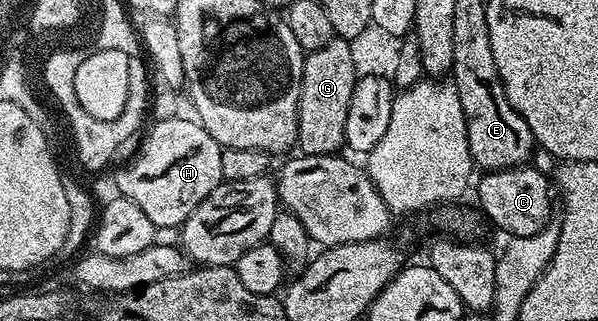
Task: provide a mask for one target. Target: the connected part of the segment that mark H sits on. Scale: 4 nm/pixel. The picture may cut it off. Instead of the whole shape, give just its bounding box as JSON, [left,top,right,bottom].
[114,115,222,230]

